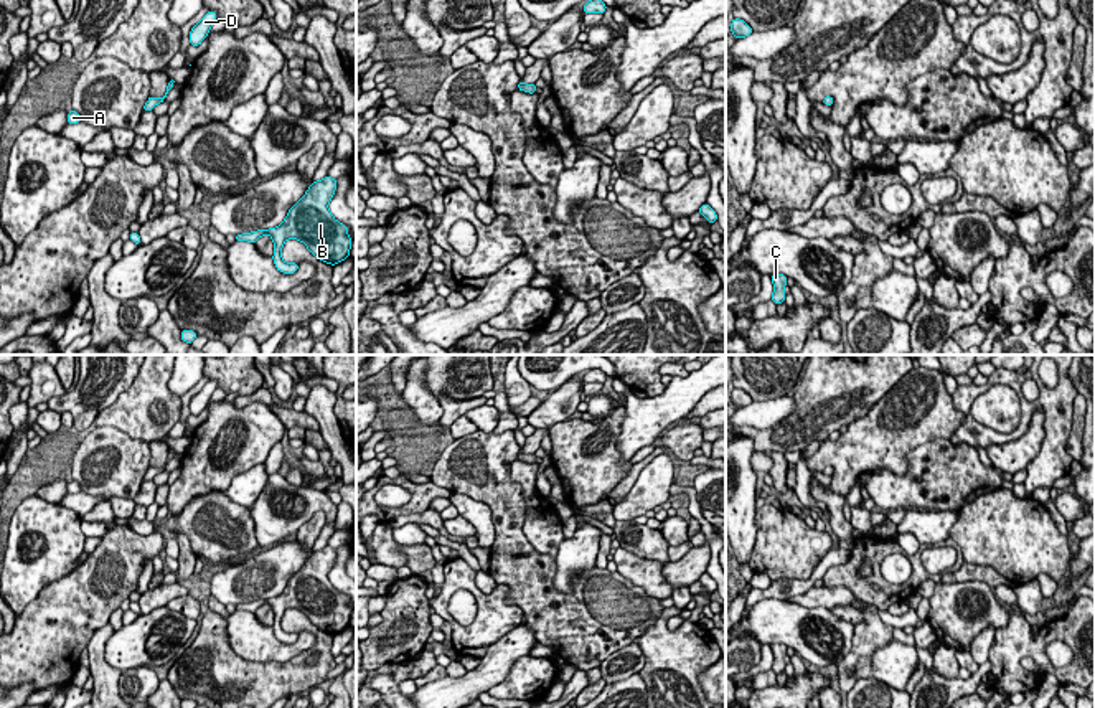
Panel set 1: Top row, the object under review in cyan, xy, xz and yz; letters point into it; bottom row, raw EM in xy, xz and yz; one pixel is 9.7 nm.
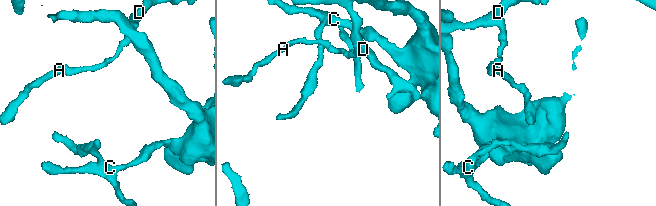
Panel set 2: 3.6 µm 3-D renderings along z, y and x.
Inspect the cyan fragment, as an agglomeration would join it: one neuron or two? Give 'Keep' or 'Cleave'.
Keep

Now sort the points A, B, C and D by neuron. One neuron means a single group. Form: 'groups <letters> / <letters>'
groups A B C D

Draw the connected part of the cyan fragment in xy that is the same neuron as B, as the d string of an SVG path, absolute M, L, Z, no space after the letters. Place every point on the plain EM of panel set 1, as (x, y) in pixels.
M328 545L313 551L277 597L236 604L236 611L256 612L261 606L269 604L274 611L274 634L284 644L294 644L298 639L298 634L285 632L280 625L287 609L302 611L313 625L327 634L335 635L345 630L353 609L348 606L348 597L328 579L335 558L336 550Z

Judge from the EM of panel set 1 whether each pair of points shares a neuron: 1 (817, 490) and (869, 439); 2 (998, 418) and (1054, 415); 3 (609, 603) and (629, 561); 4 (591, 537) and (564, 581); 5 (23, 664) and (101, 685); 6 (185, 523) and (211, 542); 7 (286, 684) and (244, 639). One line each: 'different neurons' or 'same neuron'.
1: same neuron
2: different neurons
3: different neurons
4: same neuron
5: different neurons
6: same neuron
7: different neurons

